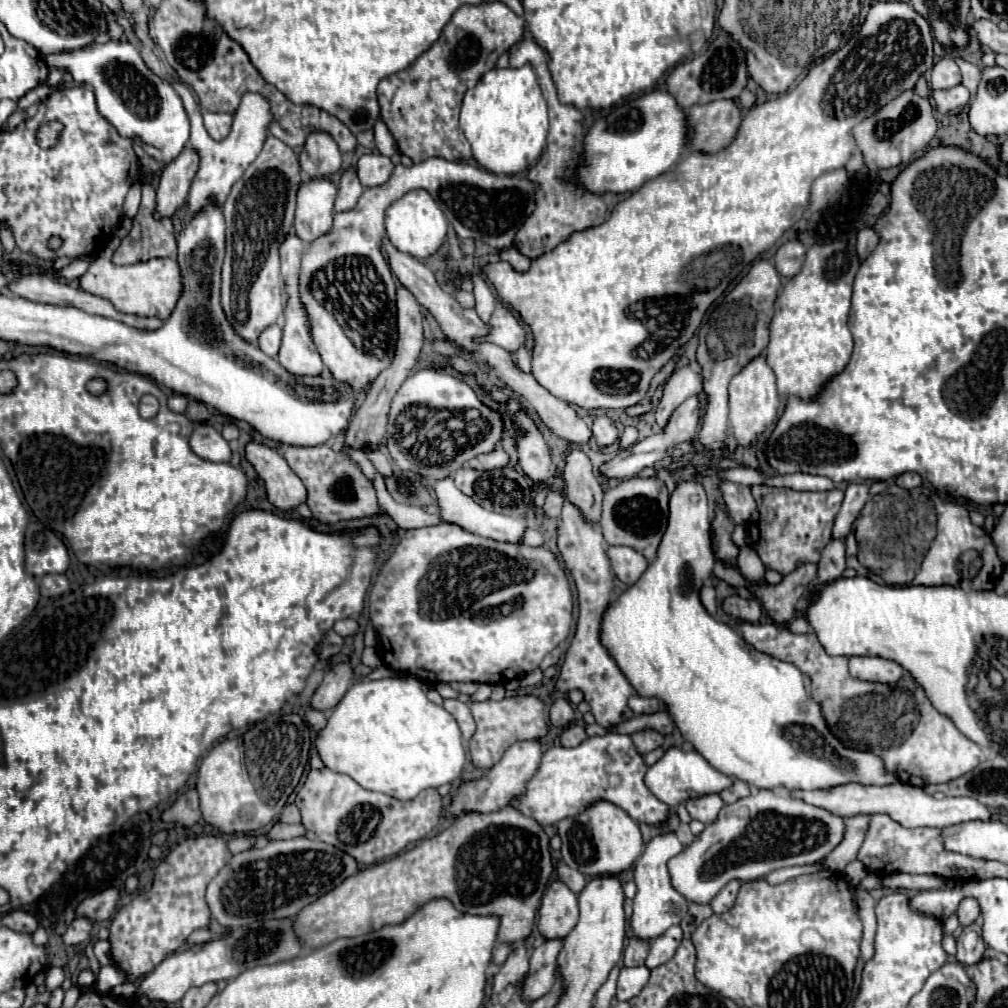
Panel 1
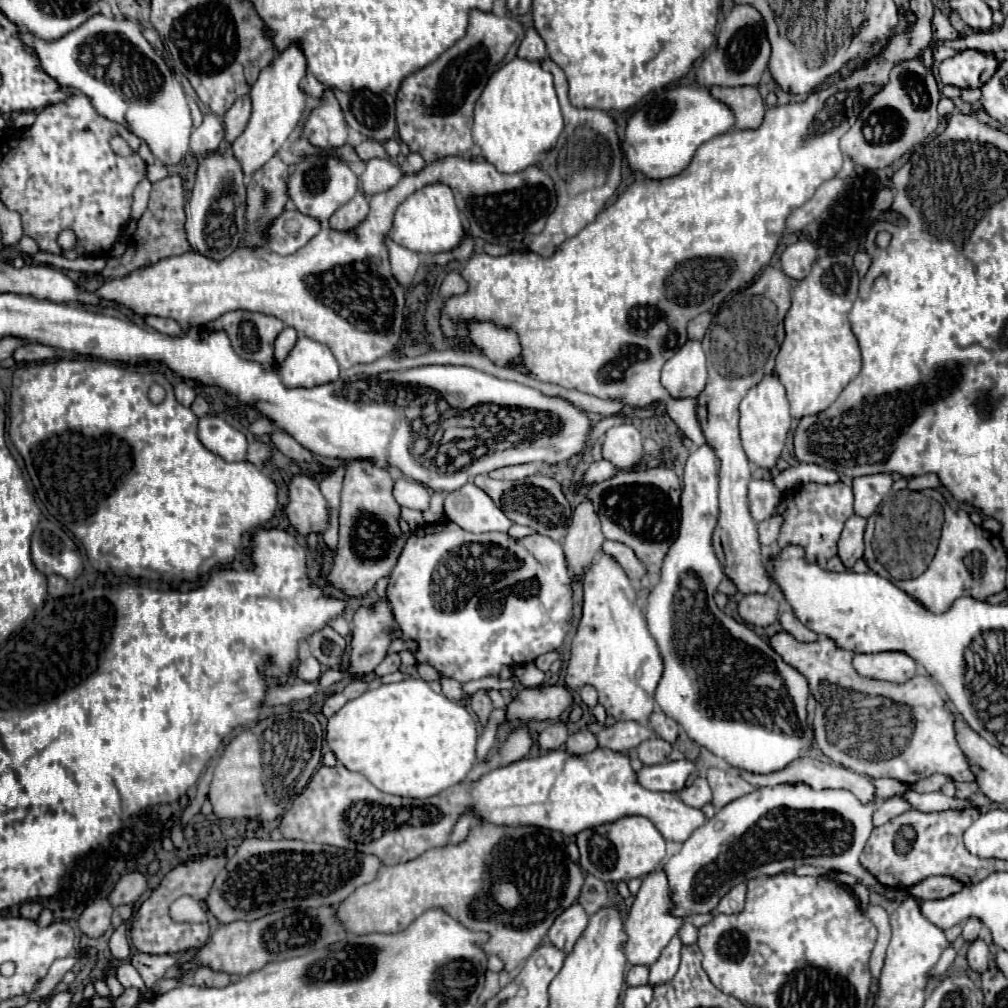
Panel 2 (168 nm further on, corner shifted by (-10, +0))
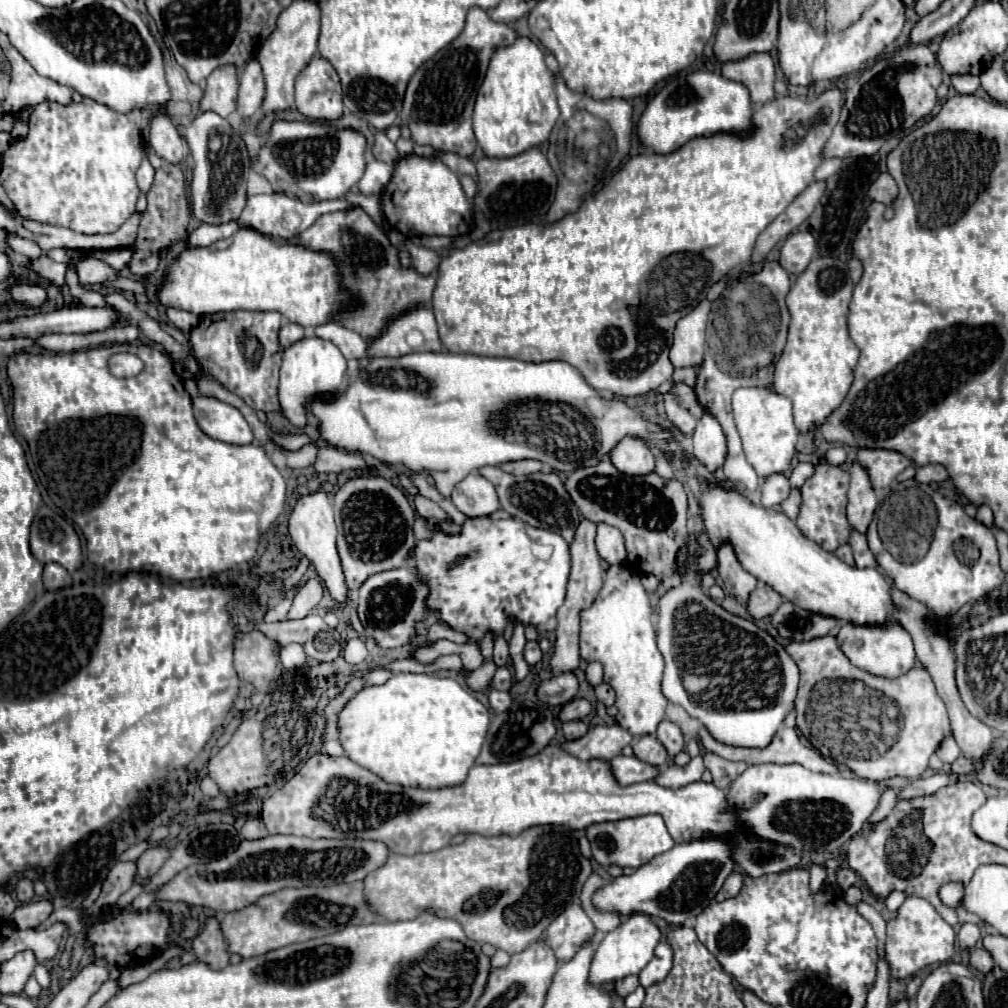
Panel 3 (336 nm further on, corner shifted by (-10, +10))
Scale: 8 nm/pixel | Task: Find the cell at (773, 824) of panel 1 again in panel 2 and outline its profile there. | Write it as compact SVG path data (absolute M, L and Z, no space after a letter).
M875 779L875 799L861 803L847 789L815 791L807 783L779 783L775 787L757 787L755 791L721 807L713 819L697 827L683 843L681 851L663 863L671 887L671 899L679 903L675 915L713 913L719 899L739 883L759 873L777 875L793 871L799 865L815 865L831 871L853 875L871 891L887 899L901 899L909 893L903 889L883 887L859 863L859 855L873 831L873 813L879 803L893 795L903 795L907 785L897 779Z

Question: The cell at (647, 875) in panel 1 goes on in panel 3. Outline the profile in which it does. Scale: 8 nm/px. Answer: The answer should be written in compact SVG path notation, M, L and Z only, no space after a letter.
M631 913L617 929L609 931L597 945L595 961L591 963L591 981L597 985L607 985L609 981L623 979L631 973L639 973L651 959L653 951L661 941L661 929L657 927L657 919L645 913Z

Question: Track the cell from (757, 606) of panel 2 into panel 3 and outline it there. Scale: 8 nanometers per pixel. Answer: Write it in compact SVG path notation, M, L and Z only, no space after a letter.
M759 583L747 601L747 611L753 619L763 619L773 615L781 603L783 597L775 589L771 589L767 583Z

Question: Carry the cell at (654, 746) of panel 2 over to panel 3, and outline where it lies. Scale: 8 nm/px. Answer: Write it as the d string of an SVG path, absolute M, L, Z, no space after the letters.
M641 735L633 741L633 751L635 757L641 761L647 761L649 765L669 765L669 753L663 747L663 743L655 735Z

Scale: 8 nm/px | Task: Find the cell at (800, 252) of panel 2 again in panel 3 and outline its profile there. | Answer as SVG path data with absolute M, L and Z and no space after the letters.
M793 233L785 239L785 243L781 247L779 263L789 273L799 275L799 273L803 273L803 269L807 269L815 249L817 249L817 241L813 239L811 233Z

